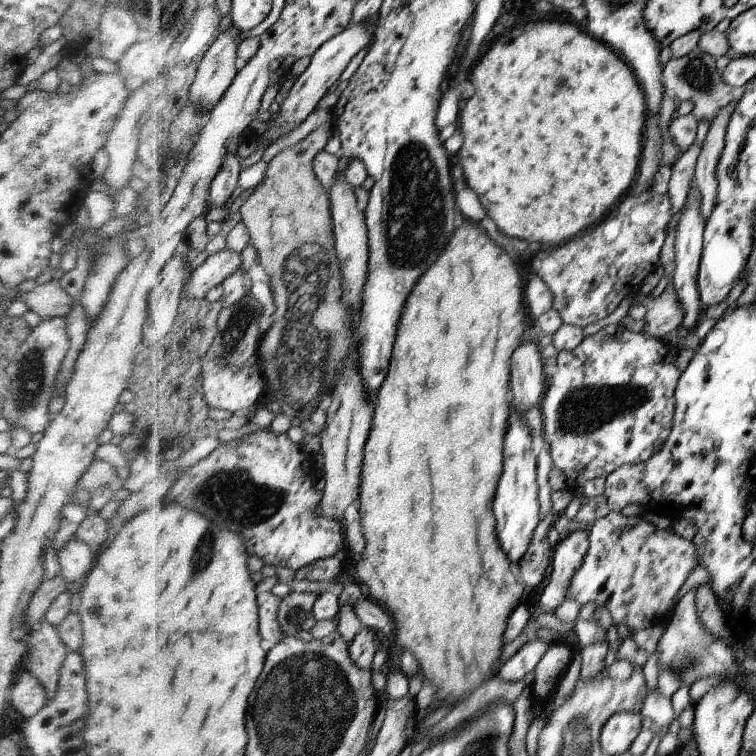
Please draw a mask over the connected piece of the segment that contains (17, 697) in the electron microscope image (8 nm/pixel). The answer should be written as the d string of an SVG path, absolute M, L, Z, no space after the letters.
M28 670L19 673L8 692L8 701L26 721L36 716L47 700L41 682Z

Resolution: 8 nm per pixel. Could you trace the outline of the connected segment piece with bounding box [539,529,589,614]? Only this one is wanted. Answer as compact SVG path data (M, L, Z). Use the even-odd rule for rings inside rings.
M576 529L563 536L554 546L551 556L550 572L543 585L539 603L545 612L554 614L556 607L565 600L565 590L574 571L582 564L584 555L589 549L587 529Z

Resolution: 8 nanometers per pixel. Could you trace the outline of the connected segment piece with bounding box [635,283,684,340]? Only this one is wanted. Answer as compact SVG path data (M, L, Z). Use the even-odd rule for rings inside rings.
M668 283L664 292L655 299L642 292L638 293L635 298L646 306L643 318L645 326L642 331L646 335L662 340L671 330L681 326L684 314L671 283Z

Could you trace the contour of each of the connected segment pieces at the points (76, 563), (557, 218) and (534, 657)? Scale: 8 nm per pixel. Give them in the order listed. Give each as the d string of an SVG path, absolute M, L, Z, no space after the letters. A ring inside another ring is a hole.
M75 536L56 552L56 560L61 564L60 574L67 580L68 590L78 577L93 569L97 556L90 546Z
M528 22L524 26L512 28L506 34L498 36L496 42L488 48L488 52L480 58L480 62L470 72L470 82L474 84L472 98L466 100L462 108L462 150L460 150L460 166L464 168L468 186L476 192L482 202L486 214L494 220L500 232L528 240L528 242L564 242L600 222L632 185L632 174L636 178L638 158L643 152L642 130L646 122L646 105L640 84L636 82L632 70L618 58L608 45L594 40L590 34L582 32L578 26L568 22Z
M538 639L529 640L510 658L506 657L499 670L500 682L516 682L523 679L528 673L532 673L548 649L549 643Z

